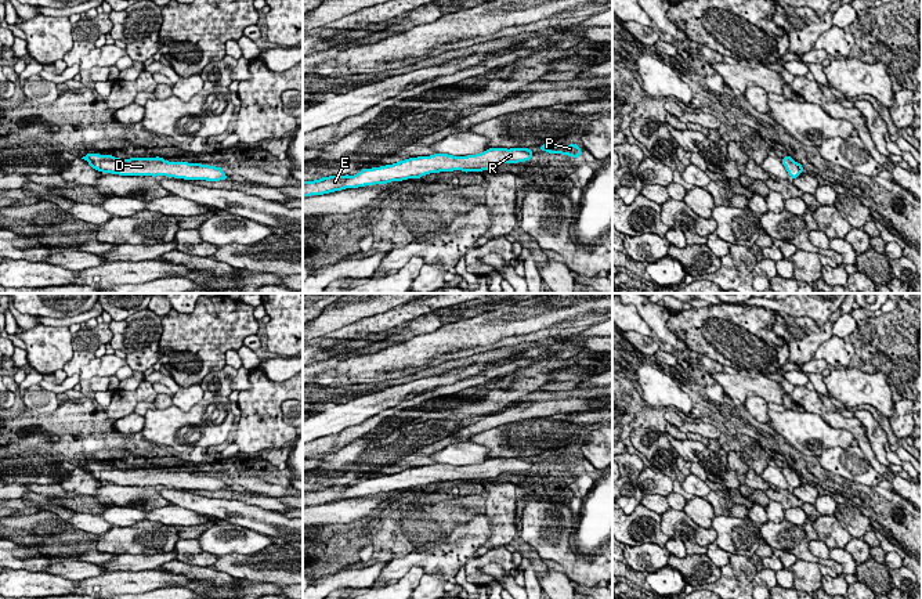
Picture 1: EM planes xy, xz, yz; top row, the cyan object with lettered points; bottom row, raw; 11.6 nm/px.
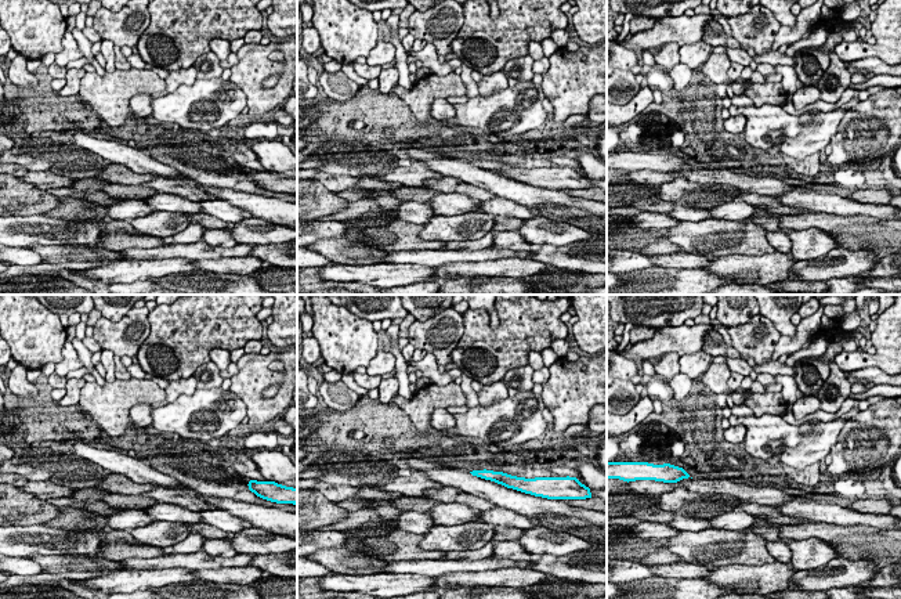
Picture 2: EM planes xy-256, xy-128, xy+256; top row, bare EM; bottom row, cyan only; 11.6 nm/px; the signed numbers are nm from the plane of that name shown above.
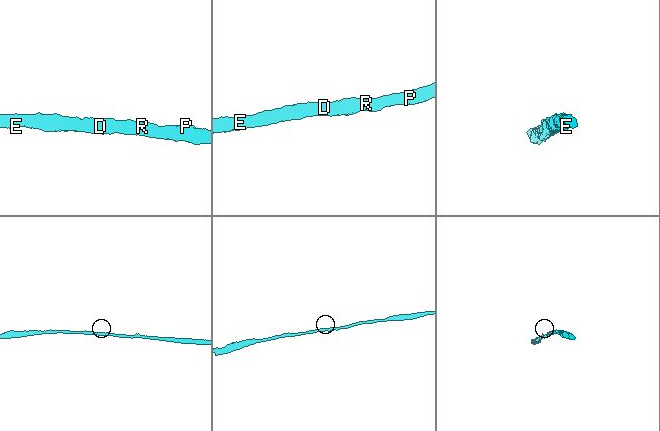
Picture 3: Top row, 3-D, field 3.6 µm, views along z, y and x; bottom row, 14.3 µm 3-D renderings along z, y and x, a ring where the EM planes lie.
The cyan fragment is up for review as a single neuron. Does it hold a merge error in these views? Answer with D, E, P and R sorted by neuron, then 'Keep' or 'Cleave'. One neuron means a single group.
Groups: D E P R. Keep

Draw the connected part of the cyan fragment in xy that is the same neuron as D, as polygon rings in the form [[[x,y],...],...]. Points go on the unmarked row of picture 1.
[[[87,463],[82,469],[90,473],[90,477],[119,486],[152,486],[159,484],[184,490],[220,491],[228,490],[221,477],[188,473],[167,472],[163,468],[130,468],[119,469],[112,465]]]

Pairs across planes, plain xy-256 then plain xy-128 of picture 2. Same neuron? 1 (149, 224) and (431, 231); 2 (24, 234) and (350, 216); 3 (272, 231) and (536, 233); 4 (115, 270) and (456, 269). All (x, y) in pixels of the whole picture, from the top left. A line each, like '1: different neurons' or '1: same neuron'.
1: same neuron
2: different neurons
3: same neuron
4: different neurons

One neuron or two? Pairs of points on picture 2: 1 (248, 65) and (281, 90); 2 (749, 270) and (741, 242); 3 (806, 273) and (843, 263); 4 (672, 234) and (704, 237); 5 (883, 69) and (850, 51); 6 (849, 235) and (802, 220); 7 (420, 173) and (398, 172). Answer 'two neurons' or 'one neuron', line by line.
1: one neuron
2: two neurons
3: one neuron
4: one neuron
5: two neurons
6: one neuron
7: one neuron

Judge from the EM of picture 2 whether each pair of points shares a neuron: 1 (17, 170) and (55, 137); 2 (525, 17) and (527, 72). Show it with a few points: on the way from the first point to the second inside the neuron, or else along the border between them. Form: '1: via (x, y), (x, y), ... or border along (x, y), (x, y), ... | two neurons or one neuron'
1: border along (14, 162), (28, 172) | two neurons
2: border along (528, 54), (513, 57), (502, 69) | two neurons

